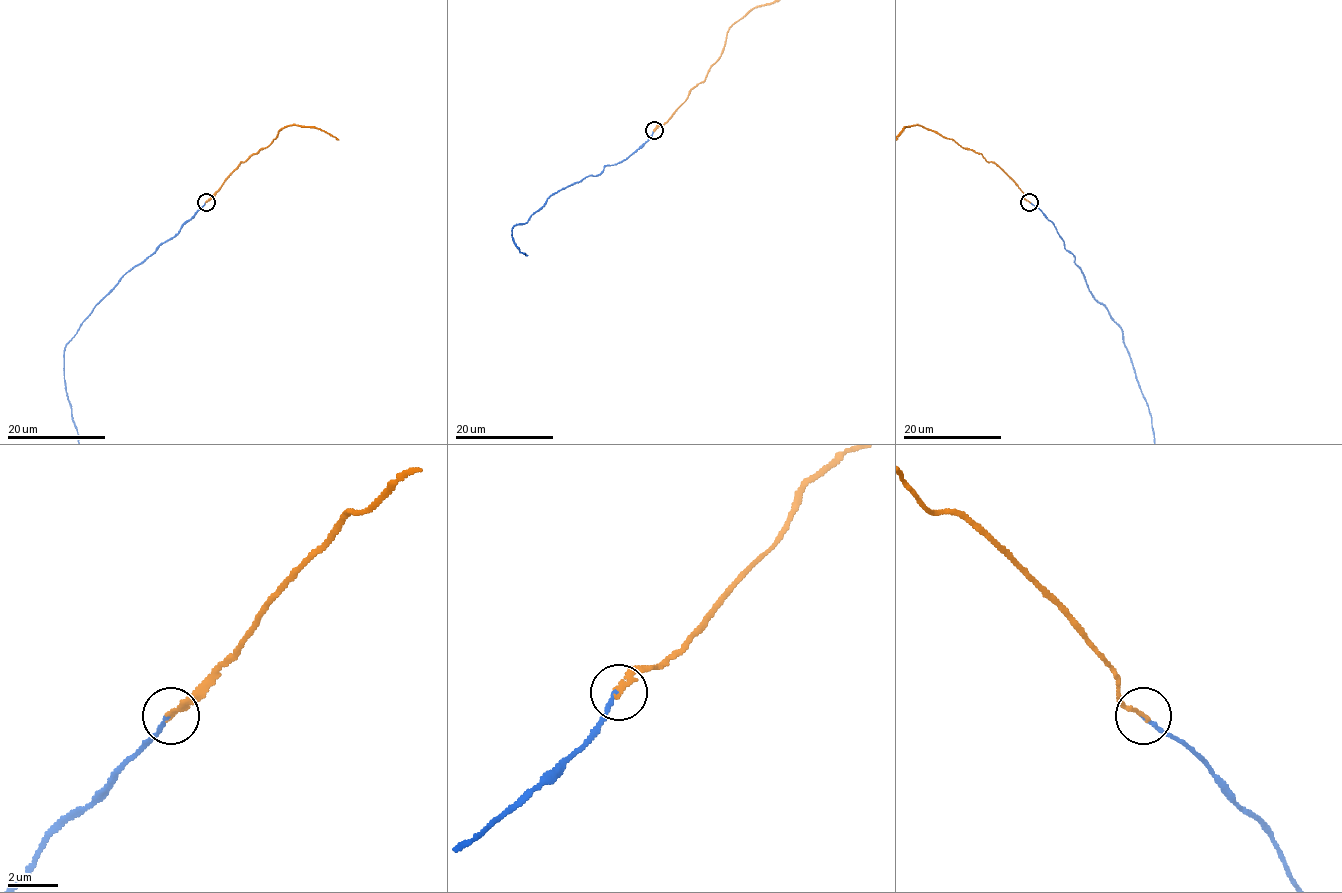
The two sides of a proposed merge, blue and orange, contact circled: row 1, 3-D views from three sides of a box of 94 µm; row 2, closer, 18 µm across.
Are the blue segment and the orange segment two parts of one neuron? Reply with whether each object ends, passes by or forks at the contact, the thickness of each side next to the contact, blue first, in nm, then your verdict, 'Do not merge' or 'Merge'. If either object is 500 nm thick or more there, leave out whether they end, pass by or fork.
At the ring blue ends. At the ring orange ends. Thickness 160 nm (blue) against 180 nm. Merge

